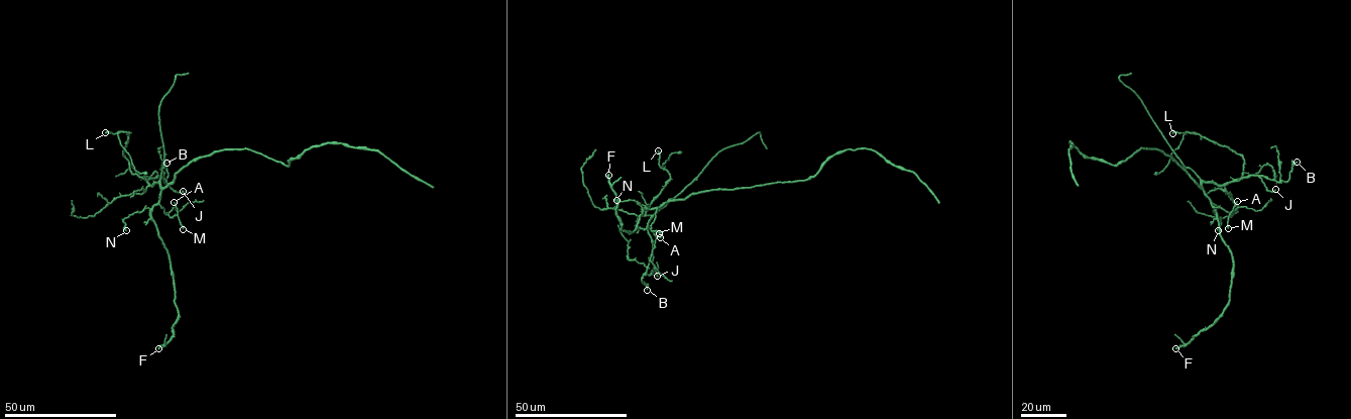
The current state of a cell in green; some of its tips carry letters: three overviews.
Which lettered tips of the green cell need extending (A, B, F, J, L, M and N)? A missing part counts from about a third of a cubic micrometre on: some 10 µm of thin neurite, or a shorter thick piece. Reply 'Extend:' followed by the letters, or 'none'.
Extend: F, M

